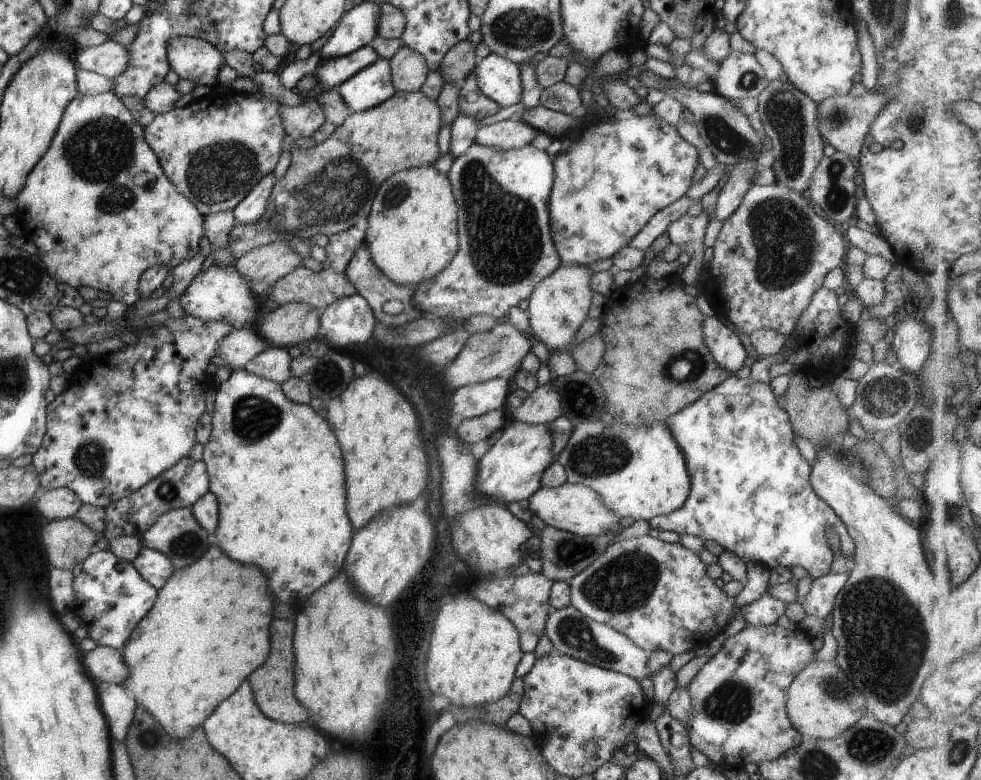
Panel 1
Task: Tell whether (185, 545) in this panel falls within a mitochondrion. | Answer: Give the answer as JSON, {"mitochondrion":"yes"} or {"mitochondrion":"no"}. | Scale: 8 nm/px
{"mitochondrion":"yes"}

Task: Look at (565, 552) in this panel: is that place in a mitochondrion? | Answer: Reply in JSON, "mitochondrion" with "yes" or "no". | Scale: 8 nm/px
{"mitochondrion":"yes"}

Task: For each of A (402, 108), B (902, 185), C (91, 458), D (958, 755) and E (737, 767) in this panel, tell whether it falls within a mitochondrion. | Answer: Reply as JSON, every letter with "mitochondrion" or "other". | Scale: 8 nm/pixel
{"A":"other","B":"other","C":"mitochondrion","D":"mitochondrion","E":"other"}

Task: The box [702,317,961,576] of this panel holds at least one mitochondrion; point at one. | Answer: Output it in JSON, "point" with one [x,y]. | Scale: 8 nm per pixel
{"point":[887,395]}

